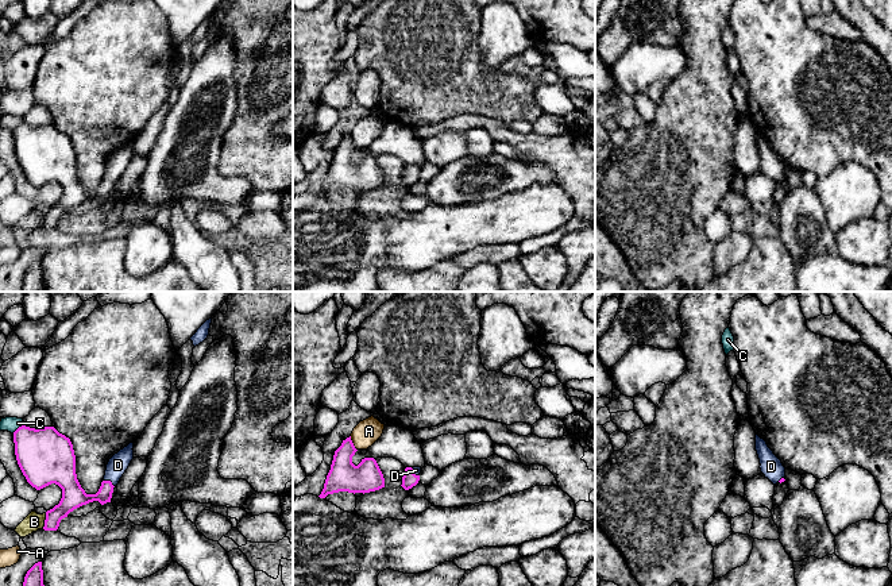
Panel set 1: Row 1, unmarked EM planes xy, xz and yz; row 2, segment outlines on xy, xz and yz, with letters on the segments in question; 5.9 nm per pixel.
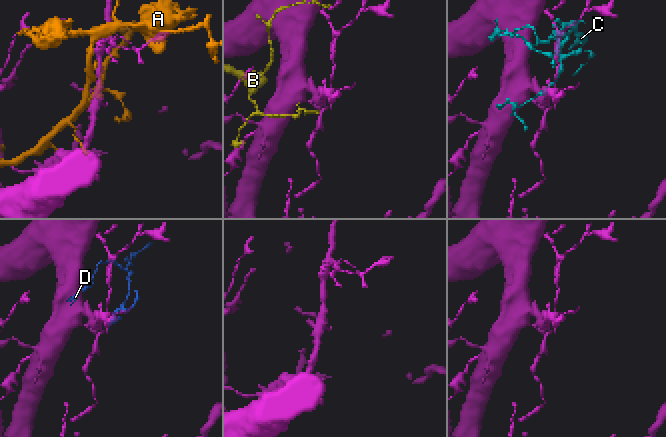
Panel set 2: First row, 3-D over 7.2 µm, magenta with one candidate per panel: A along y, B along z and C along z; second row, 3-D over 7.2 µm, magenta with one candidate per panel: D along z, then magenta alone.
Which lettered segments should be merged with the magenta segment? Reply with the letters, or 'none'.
D

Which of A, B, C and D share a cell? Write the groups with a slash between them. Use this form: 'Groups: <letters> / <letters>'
Groups: A / B / C / D

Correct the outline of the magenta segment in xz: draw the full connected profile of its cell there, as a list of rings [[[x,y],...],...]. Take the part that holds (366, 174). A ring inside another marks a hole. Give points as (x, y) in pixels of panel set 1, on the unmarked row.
[[[351,134],[343,138],[335,149],[320,196],[339,189],[364,192],[385,185],[383,171],[374,155],[364,155],[358,163],[352,161],[356,149]]]

